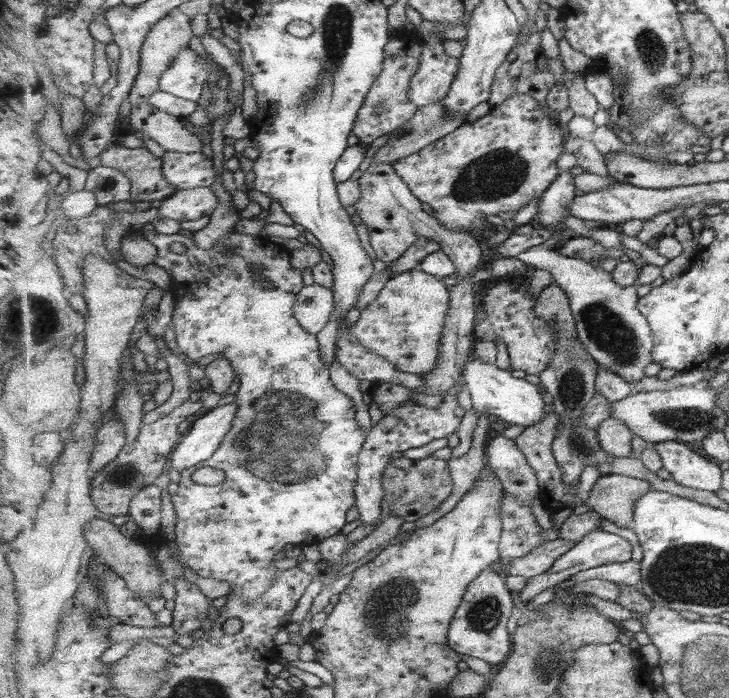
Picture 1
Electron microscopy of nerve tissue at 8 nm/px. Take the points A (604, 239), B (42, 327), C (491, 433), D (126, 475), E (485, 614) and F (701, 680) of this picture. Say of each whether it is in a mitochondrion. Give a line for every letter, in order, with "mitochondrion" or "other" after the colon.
A: other
B: mitochondrion
C: other
D: mitochondrion
E: mitochondrion
F: mitochondrion

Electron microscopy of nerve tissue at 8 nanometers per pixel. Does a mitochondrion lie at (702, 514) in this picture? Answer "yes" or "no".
no

